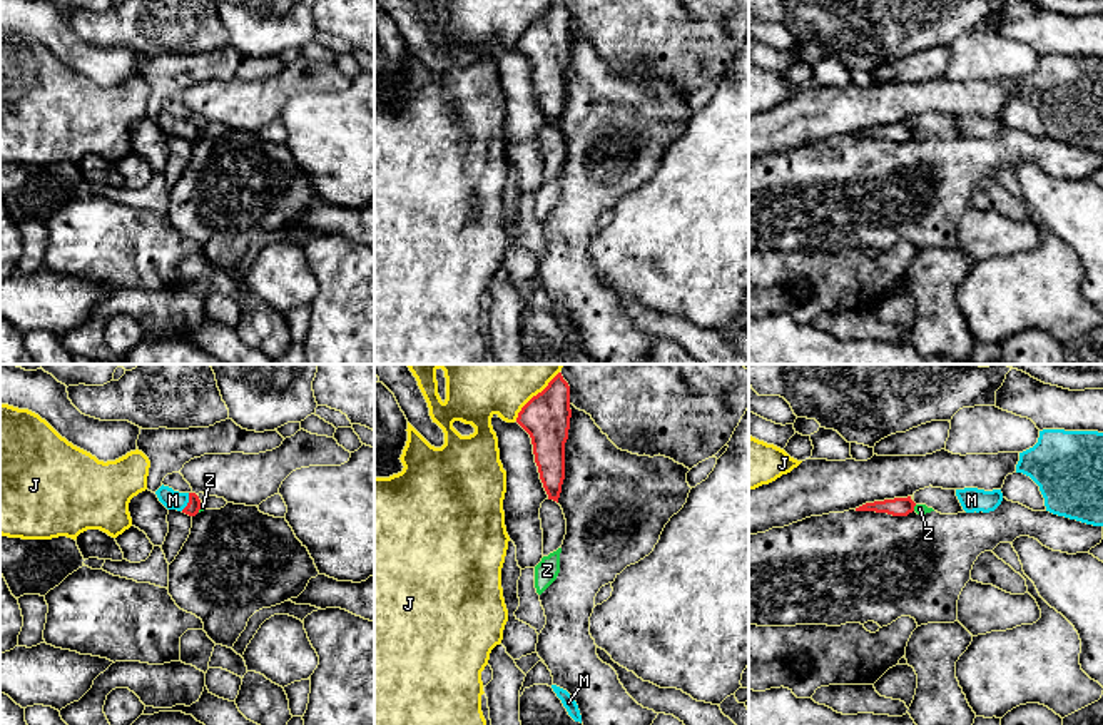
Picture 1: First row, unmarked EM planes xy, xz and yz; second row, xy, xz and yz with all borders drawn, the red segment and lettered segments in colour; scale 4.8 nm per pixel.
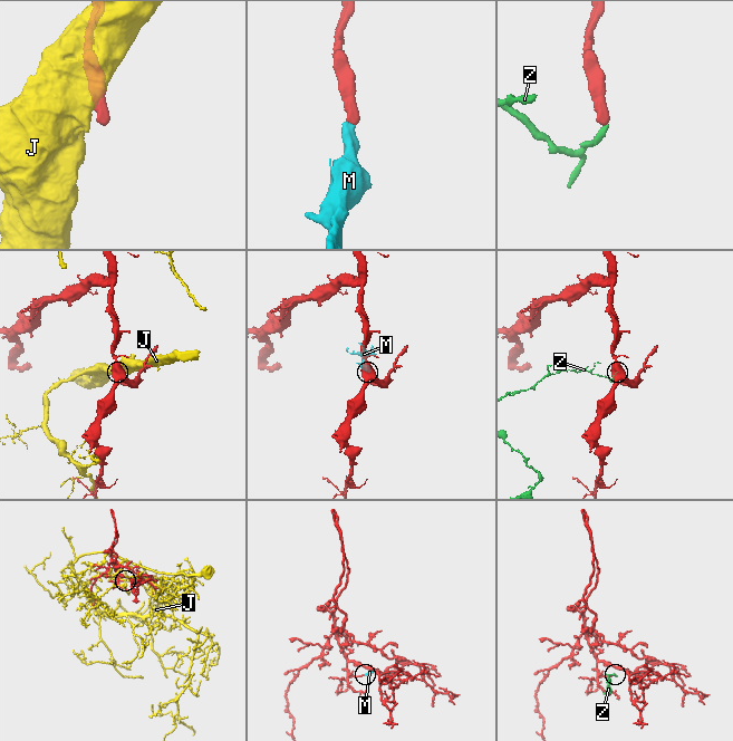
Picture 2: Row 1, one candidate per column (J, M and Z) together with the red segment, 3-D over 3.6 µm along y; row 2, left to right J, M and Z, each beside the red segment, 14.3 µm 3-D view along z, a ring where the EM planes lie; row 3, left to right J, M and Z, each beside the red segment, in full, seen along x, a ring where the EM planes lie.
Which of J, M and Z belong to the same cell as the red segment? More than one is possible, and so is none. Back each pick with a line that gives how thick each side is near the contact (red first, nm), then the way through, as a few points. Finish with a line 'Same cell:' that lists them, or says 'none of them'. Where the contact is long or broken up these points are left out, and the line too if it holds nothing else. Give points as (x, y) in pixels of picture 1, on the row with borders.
M: 70 nm thick on the red side, 100 nm on the other; runs through xy (194, 503), (189, 501), (172, 500)
Same cell: M

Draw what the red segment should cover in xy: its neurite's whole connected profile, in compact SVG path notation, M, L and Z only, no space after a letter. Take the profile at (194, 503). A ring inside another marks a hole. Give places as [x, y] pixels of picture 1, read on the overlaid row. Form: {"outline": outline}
{"outline": "M164 484L155 491L155 494L167 510L177 510L189 516L196 516L202 506L196 493L179 493Z"}

